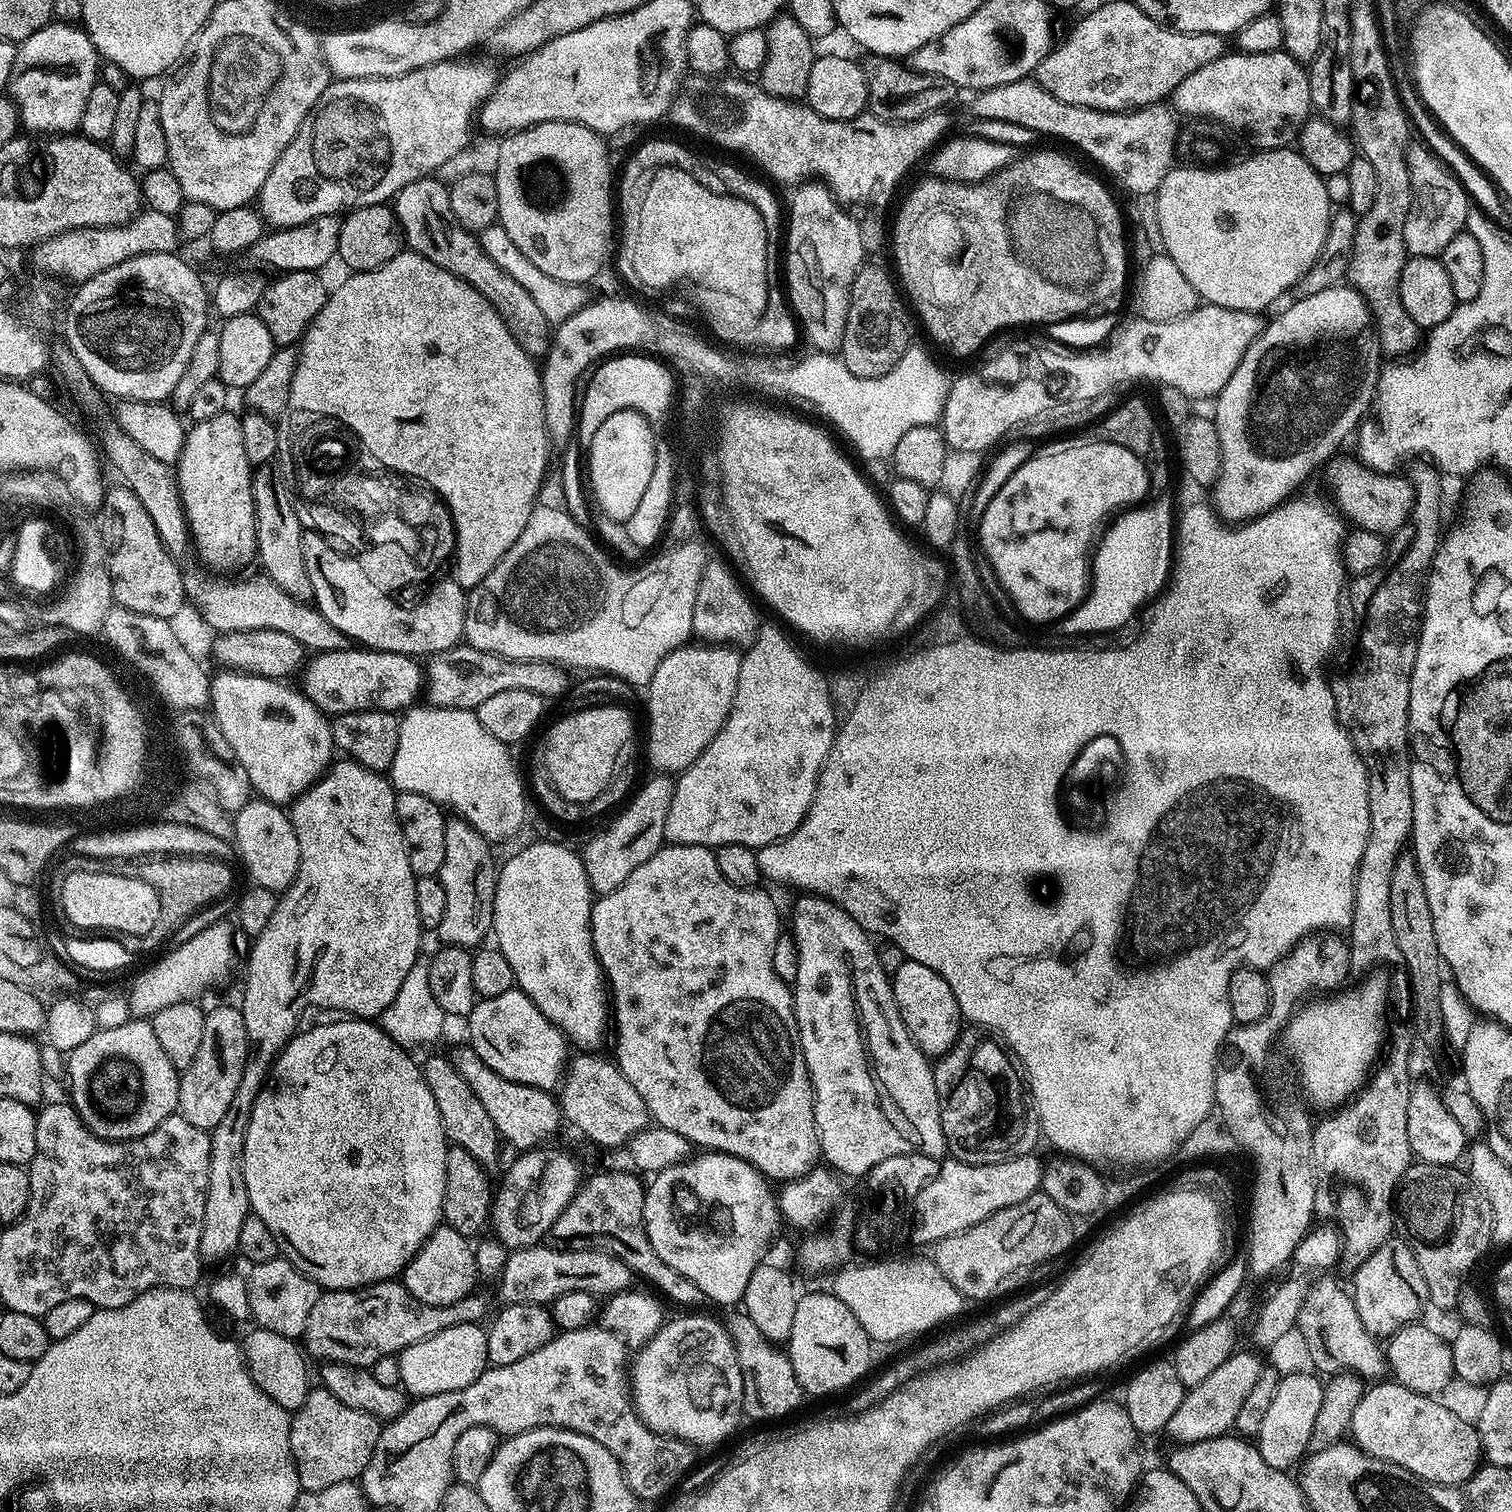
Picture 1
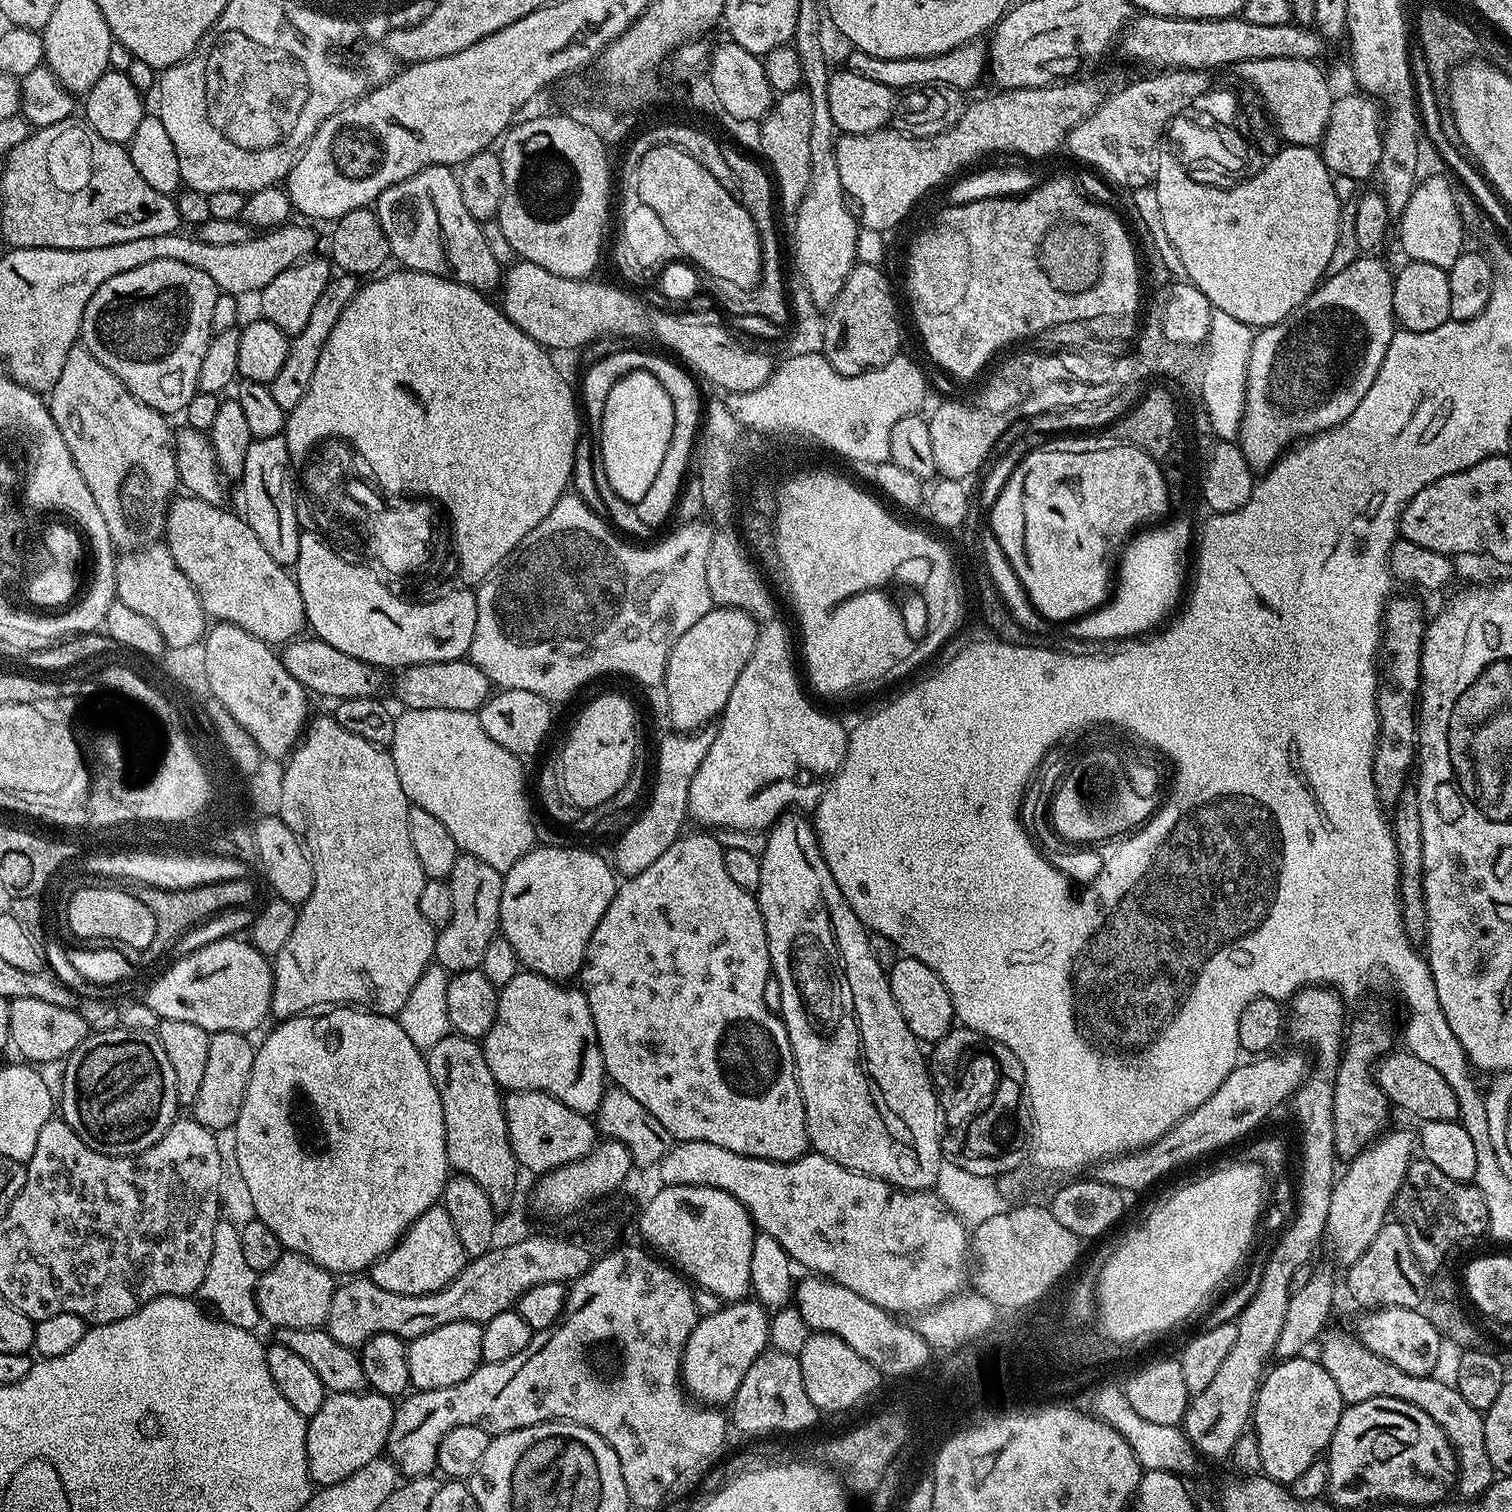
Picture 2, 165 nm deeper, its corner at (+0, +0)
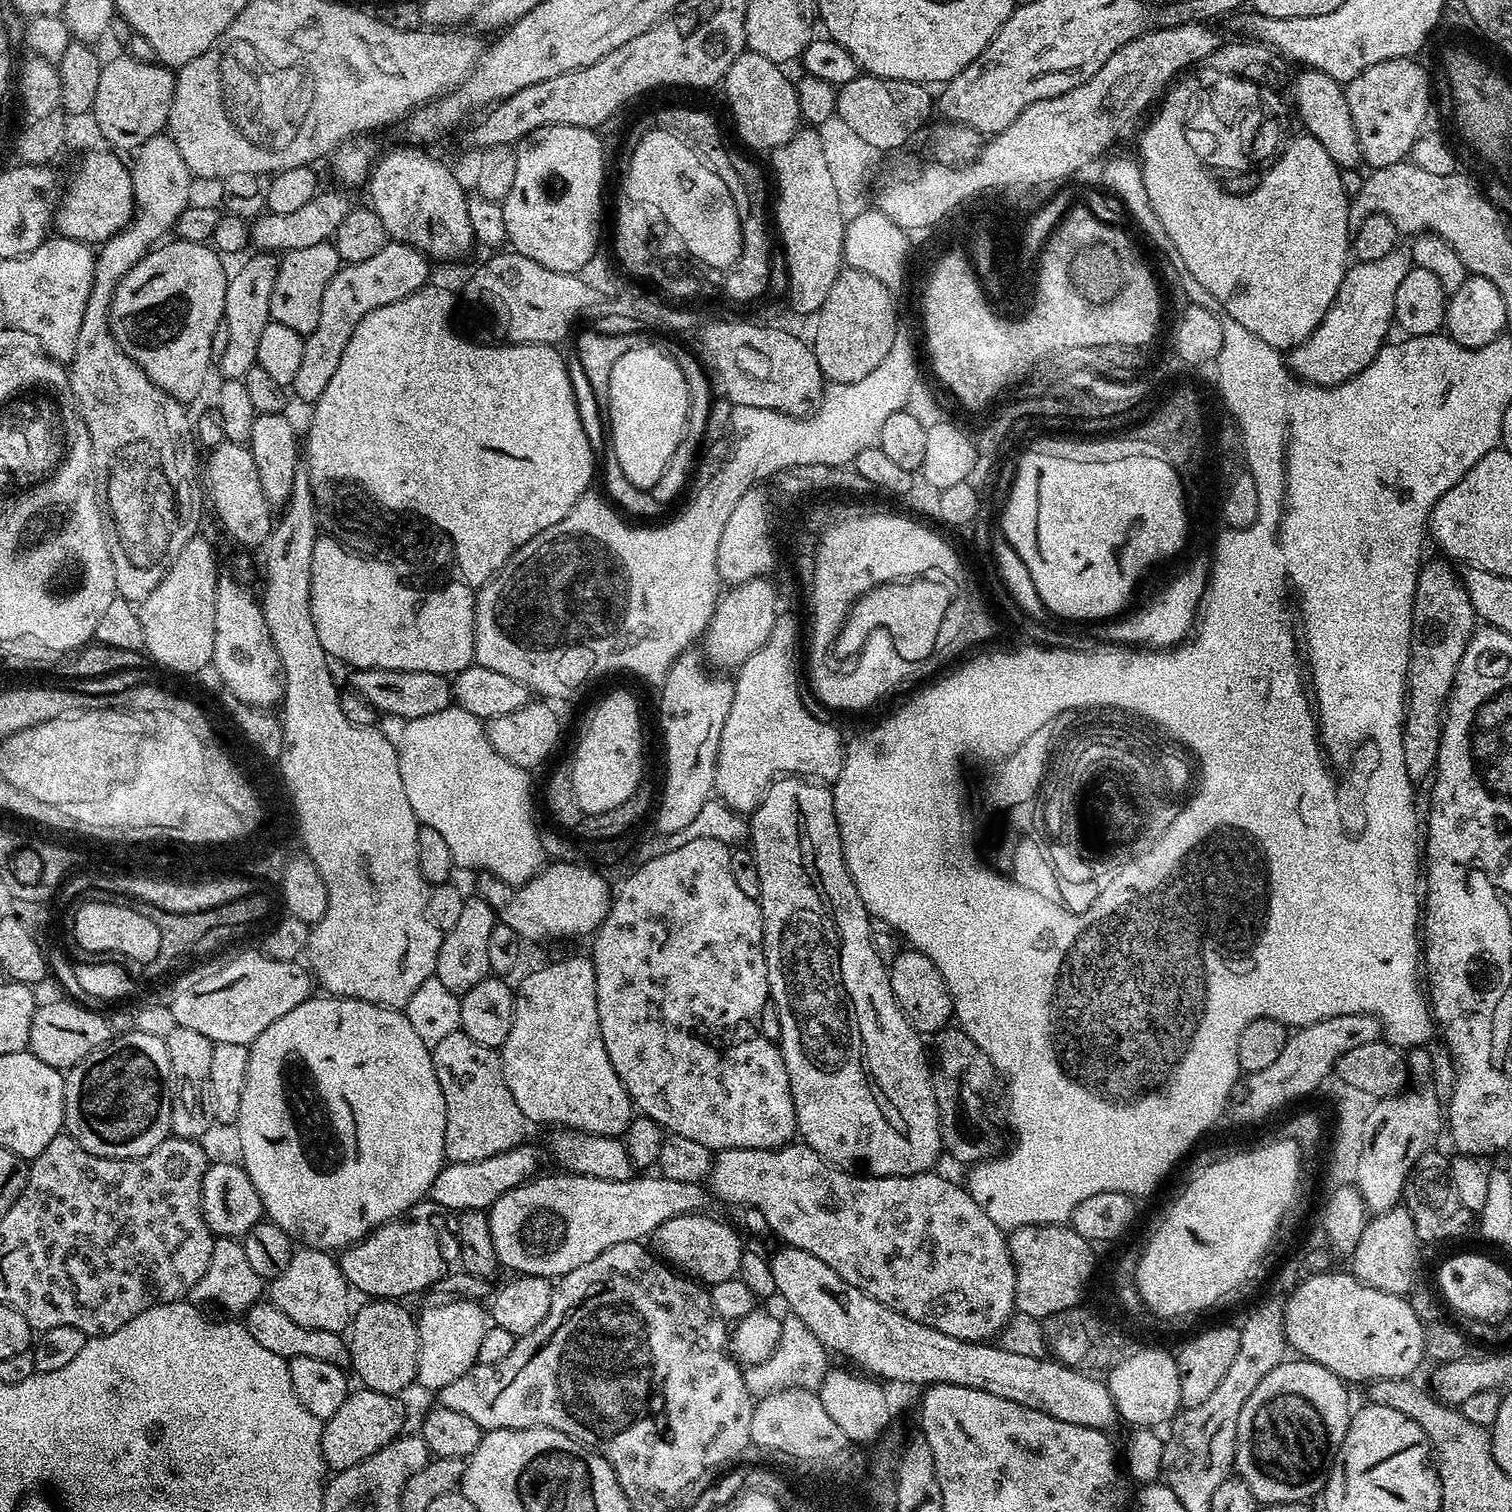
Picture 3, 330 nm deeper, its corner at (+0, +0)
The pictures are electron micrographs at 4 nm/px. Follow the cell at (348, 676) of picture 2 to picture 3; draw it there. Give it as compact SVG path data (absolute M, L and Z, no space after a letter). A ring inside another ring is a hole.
M358 668L351 673L351 691L366 698L376 707L377 713L401 716L407 722L414 718L426 718L426 714L438 714L452 703L452 686L448 676L439 676L422 670L382 670L381 668Z

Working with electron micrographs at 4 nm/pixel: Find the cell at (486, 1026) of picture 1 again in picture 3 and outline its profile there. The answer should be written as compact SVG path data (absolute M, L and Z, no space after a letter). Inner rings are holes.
M587 955L568 956L545 968L536 968L521 982L520 988L518 984L514 995L514 1022L510 1026L510 1034L506 1034L506 1042L498 1051L506 1086L510 1086L510 1094L514 1094L514 1102L518 1102L518 1110L522 1110L525 1121L556 1124L552 1126L587 1132L589 1136L623 1137L632 1126L634 1105L602 1042L591 959Z

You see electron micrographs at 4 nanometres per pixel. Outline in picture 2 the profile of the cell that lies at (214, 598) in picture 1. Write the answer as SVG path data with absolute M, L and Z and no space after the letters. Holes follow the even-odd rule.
M177 495L168 505L168 521L164 527L163 539L168 553L182 574L190 578L204 607L205 617L241 627L268 645L283 646L297 639L303 633L300 631L305 631L306 628L302 594L296 585L296 577L285 565L274 562L274 558L266 554L262 542L258 542L258 534L250 530L243 515L236 513L235 516L226 509L219 504L202 502L196 496Z

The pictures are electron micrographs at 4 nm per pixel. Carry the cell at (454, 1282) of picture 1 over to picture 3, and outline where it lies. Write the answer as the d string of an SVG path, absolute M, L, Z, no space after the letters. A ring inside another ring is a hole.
M421 1202L408 1209L402 1218L389 1220L387 1224L367 1236L351 1248L343 1249L339 1253L338 1263L342 1274L348 1280L353 1289L365 1292L368 1298L383 1298L385 1300L396 1300L404 1298L400 1296L412 1296L415 1292L424 1292L428 1287L439 1285L445 1275L444 1269L444 1244L440 1241L440 1232L436 1229L436 1220L442 1216L442 1210L437 1204Z

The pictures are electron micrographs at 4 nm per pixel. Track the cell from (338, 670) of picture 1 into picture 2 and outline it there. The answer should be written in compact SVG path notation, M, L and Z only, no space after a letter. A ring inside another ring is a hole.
M471 659L451 660L450 662L430 662L415 664L403 669L396 680L396 696L404 703L405 709L414 710L462 710L479 713L480 707L488 700L494 685L482 674L478 665Z

